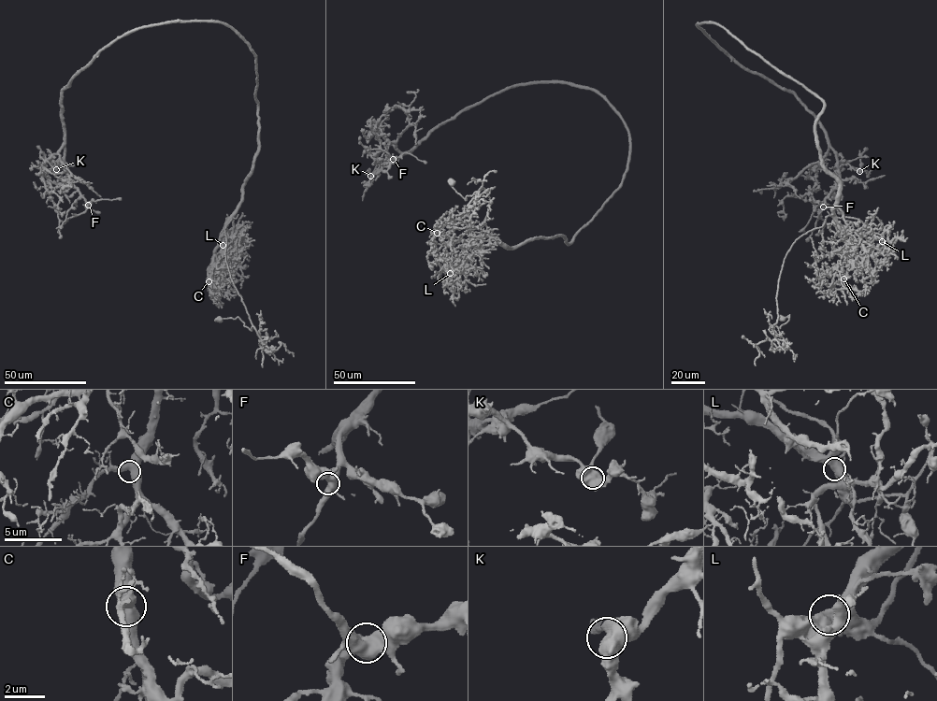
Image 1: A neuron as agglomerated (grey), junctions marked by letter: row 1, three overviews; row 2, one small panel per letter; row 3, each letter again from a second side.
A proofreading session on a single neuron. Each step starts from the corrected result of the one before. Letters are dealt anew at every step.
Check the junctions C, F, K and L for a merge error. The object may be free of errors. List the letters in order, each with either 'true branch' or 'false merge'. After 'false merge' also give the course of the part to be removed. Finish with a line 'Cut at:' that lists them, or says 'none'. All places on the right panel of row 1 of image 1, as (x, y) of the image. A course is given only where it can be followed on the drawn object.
C: true branch
F: true branch
K: true branch
L: false merge | (882, 241), (857, 219), (828, 216), (796, 240), (784, 260), (771, 328), (785, 346), (759, 342), (756, 365)
Cut at: L

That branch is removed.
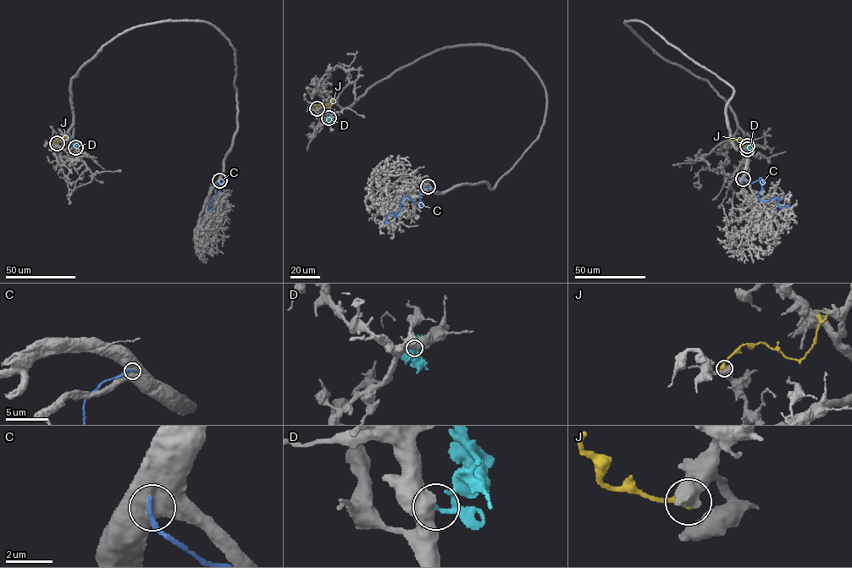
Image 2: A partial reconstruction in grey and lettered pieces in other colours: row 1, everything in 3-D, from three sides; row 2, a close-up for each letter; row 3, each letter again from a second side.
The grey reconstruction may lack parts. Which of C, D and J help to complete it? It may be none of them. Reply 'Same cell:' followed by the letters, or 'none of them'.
Same cell: none of them

